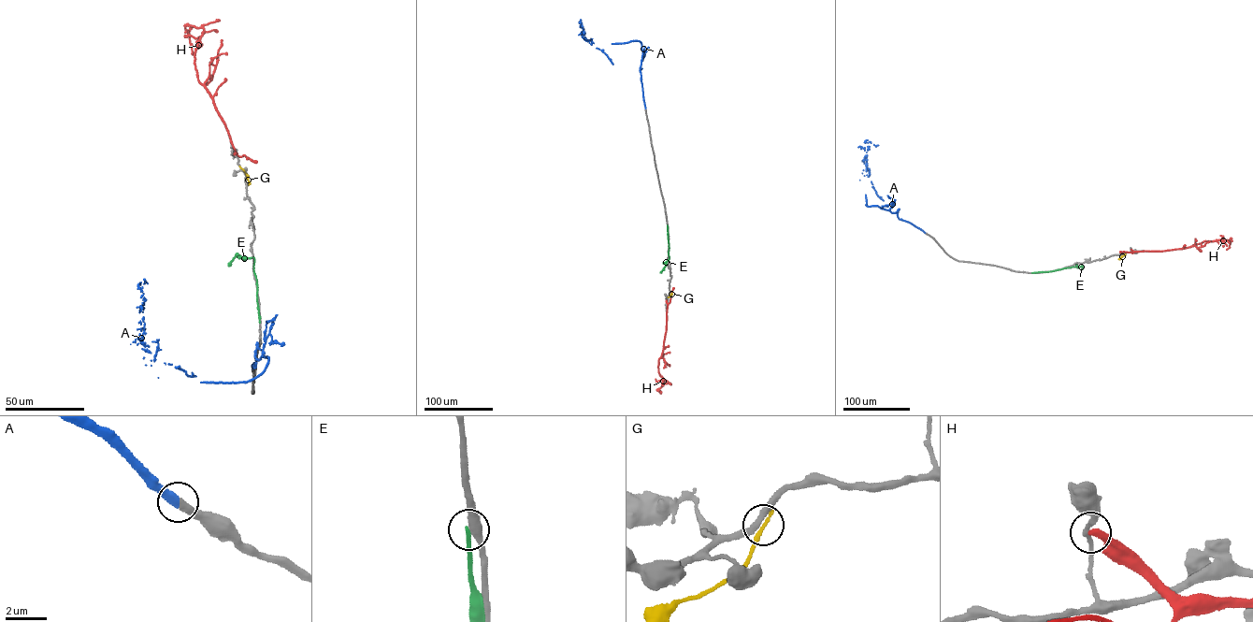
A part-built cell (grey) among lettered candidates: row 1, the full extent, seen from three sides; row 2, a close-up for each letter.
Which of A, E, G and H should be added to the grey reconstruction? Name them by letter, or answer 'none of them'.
A

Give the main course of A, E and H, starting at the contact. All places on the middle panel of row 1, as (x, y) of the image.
A: (645, 108), (640, 71), (641, 42), (597, 48), (582, 36), (583, 28), (583, 35)
E: (667, 225), (669, 258), (660, 272)
H: (666, 300), (666, 332), (658, 366), (664, 381), (657, 390), (661, 392)

